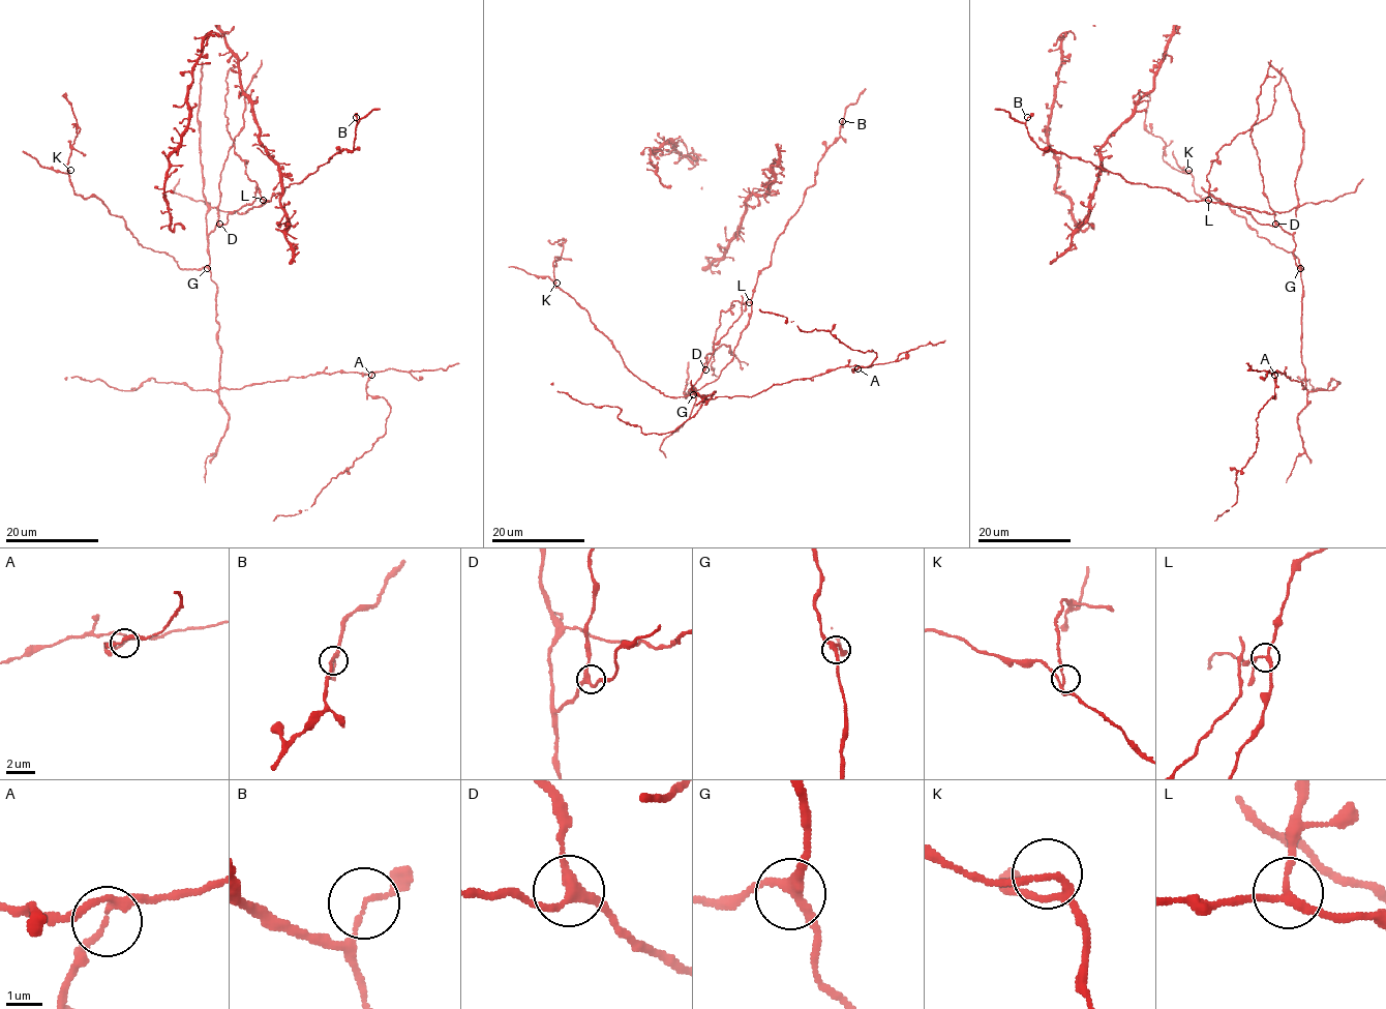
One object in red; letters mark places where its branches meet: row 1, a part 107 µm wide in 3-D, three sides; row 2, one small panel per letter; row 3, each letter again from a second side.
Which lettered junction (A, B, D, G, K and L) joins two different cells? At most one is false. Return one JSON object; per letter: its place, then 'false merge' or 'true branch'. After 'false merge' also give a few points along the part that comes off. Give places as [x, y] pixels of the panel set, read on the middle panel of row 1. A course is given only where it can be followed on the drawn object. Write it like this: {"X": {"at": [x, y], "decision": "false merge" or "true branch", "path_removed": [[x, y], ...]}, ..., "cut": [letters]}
{"A": {"at": [857, 368], "decision": "true branch"}, "B": {"at": [842, 121], "decision": "true branch"}, "D": {"at": [705, 369], "decision": "true branch"}, "G": {"at": [693, 394], "decision": "true branch"}, "K": {"at": [556, 283], "decision": "true branch"}, "L": {"at": [749, 302], "decision": "true branch"}, "cut": []}

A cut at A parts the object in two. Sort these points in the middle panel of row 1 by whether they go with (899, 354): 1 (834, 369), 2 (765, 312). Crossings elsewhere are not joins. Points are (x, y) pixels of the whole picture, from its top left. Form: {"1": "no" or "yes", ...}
{"1": "yes", "2": "no"}

